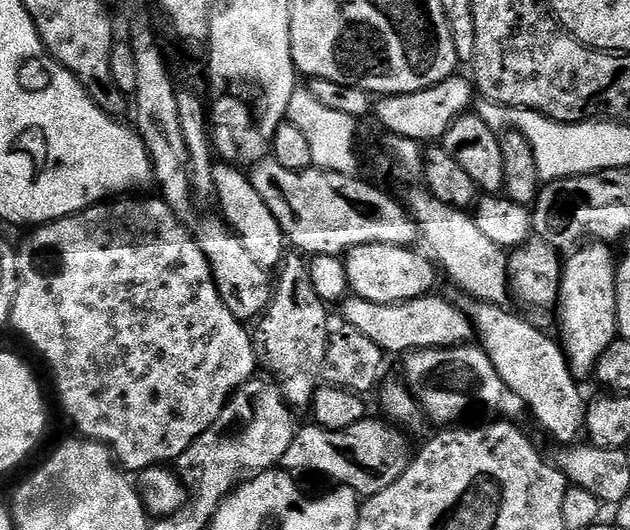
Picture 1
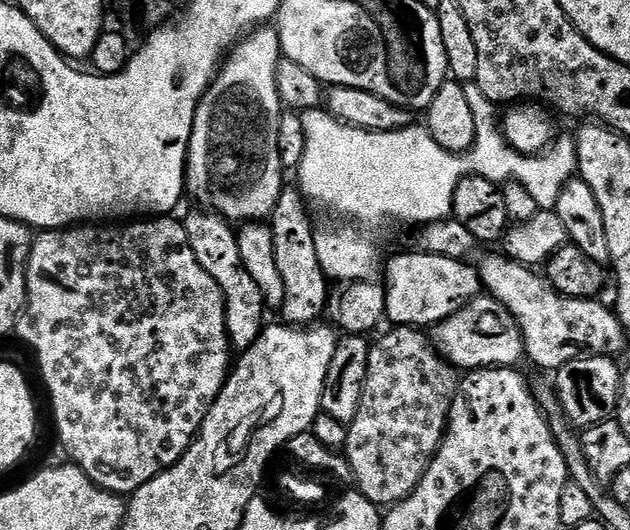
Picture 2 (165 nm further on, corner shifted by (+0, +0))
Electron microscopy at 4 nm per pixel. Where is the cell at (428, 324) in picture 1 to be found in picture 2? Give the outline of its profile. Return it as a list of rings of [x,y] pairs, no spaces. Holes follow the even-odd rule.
[[[487,294],[476,296],[466,307],[435,325],[430,339],[436,351],[457,370],[497,366],[511,368],[525,359],[524,339],[518,322],[514,322],[514,314],[510,314],[502,302]]]

